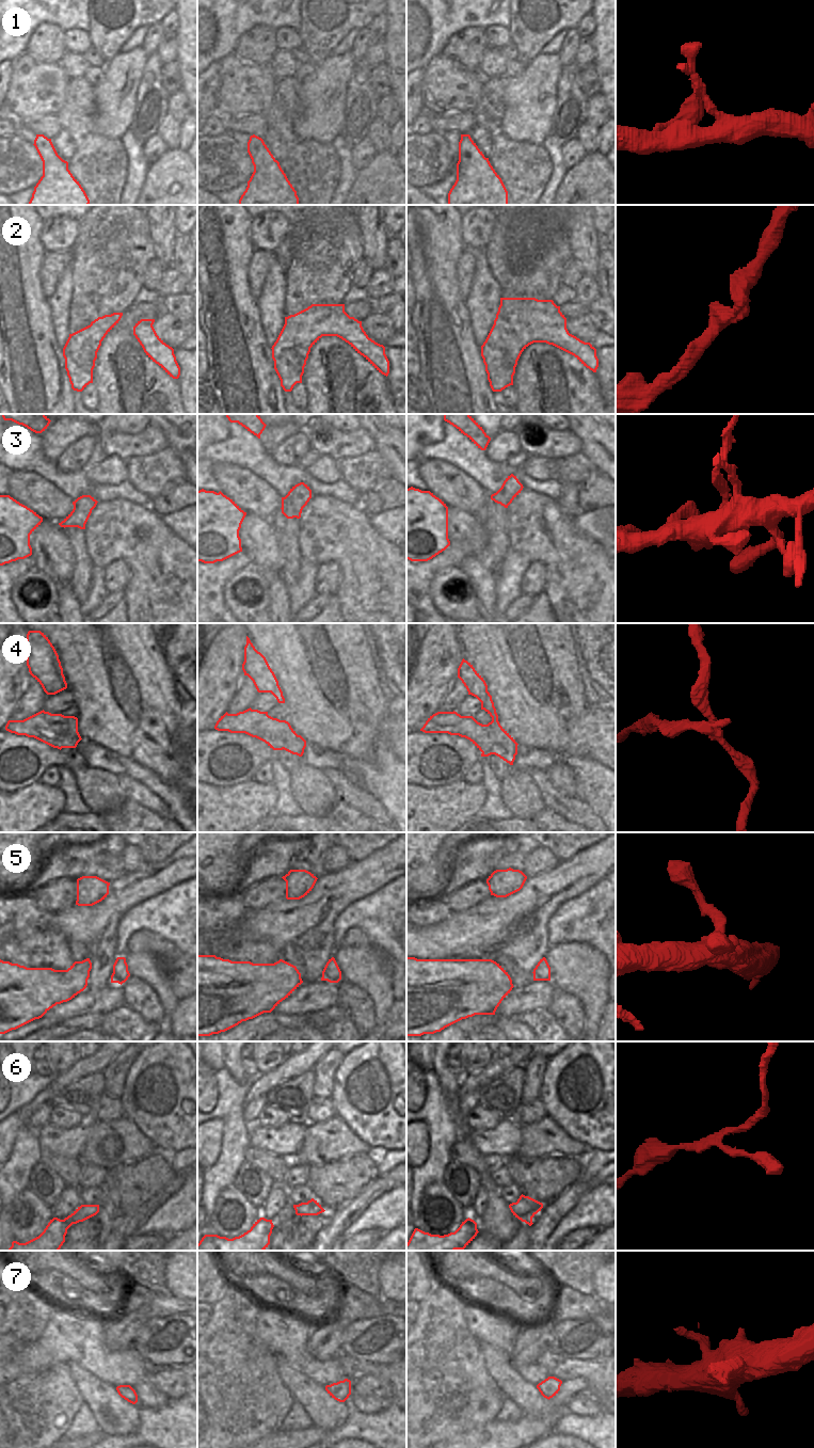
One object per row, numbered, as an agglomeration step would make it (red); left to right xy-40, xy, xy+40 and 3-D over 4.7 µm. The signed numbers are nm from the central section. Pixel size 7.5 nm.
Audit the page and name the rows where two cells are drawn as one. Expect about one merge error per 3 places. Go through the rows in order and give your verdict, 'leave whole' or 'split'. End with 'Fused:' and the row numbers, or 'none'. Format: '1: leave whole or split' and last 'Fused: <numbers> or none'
1: leave whole
2: leave whole
3: split
4: split
5: leave whole
6: leave whole
7: leave whole
Fused: 3, 4

